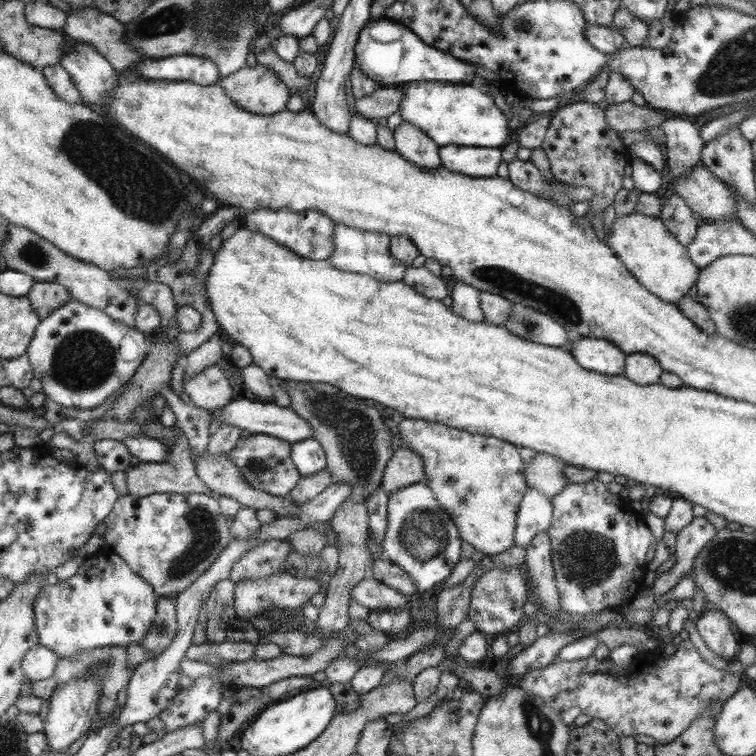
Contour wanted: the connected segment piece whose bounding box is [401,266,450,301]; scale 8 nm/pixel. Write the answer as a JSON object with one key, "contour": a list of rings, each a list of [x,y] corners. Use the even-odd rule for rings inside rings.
{"contour":[[[424,267],[406,268],[401,281],[417,293],[439,301],[450,293],[446,279],[435,277]]]}

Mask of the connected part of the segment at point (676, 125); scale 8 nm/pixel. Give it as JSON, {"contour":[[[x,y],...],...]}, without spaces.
{"contour":[[[670,116],[659,126],[663,130],[666,161],[670,173],[675,177],[684,175],[695,163],[700,162],[704,142],[695,128],[685,117]]]}

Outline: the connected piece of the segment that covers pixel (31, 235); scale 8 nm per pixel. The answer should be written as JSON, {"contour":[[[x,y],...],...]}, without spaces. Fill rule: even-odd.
{"contour":[[[9,223],[9,239],[7,239],[3,251],[5,268],[30,274],[39,282],[60,283],[65,290],[68,290],[71,298],[77,302],[104,311],[109,318],[116,319],[125,326],[134,327],[135,298],[116,282],[113,282],[107,271],[101,270],[93,263],[72,258],[71,255],[57,250],[57,247],[53,246],[51,242],[47,242],[35,231],[11,223]]]}

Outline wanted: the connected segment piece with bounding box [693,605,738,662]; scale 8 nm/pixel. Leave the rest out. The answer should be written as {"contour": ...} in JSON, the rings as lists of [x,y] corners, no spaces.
{"contour":[[[707,605],[703,611],[693,615],[693,621],[699,636],[711,652],[728,662],[735,656],[738,642],[735,642],[734,632],[729,628],[730,618],[722,610]]]}

